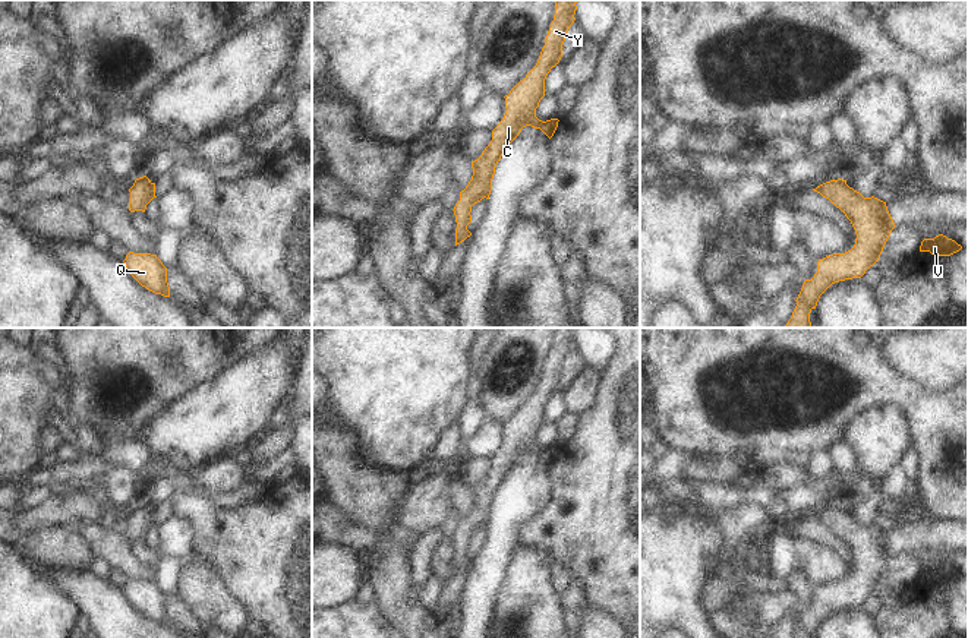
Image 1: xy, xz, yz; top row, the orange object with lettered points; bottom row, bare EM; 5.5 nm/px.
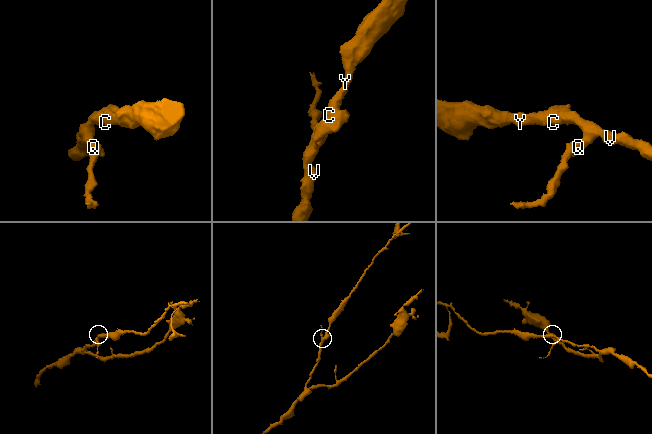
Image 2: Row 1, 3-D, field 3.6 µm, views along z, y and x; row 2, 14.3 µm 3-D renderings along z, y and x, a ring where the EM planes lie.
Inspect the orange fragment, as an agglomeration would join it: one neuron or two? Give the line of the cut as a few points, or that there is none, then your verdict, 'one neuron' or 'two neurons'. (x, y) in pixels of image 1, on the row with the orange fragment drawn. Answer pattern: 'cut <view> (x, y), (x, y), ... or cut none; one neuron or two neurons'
cut none; one neuron

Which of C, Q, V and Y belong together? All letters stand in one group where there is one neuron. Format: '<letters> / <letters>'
C Q V Y

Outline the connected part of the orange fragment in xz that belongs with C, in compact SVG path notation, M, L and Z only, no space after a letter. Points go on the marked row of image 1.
M577 0L554 1L554 20L536 66L504 97L507 108L504 119L492 130L492 140L482 155L472 161L472 180L466 189L460 192L460 200L453 209L457 222L455 246L472 236L467 230L467 225L472 222L472 206L483 198L489 199L495 167L504 151L520 135L521 129L526 126L540 129L551 139L558 127L558 119L546 121L539 120L536 117L536 108L545 97L545 79L548 73L562 57L565 34L576 20Z

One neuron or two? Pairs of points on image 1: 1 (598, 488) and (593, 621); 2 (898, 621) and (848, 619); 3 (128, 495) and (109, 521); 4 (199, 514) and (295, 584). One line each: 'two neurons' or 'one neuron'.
1: two neurons
2: two neurons
3: two neurons
4: one neuron

